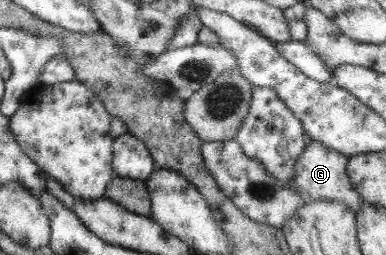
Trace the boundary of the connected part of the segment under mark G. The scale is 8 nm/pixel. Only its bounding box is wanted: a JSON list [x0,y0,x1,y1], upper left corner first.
[294,140,366,213]

